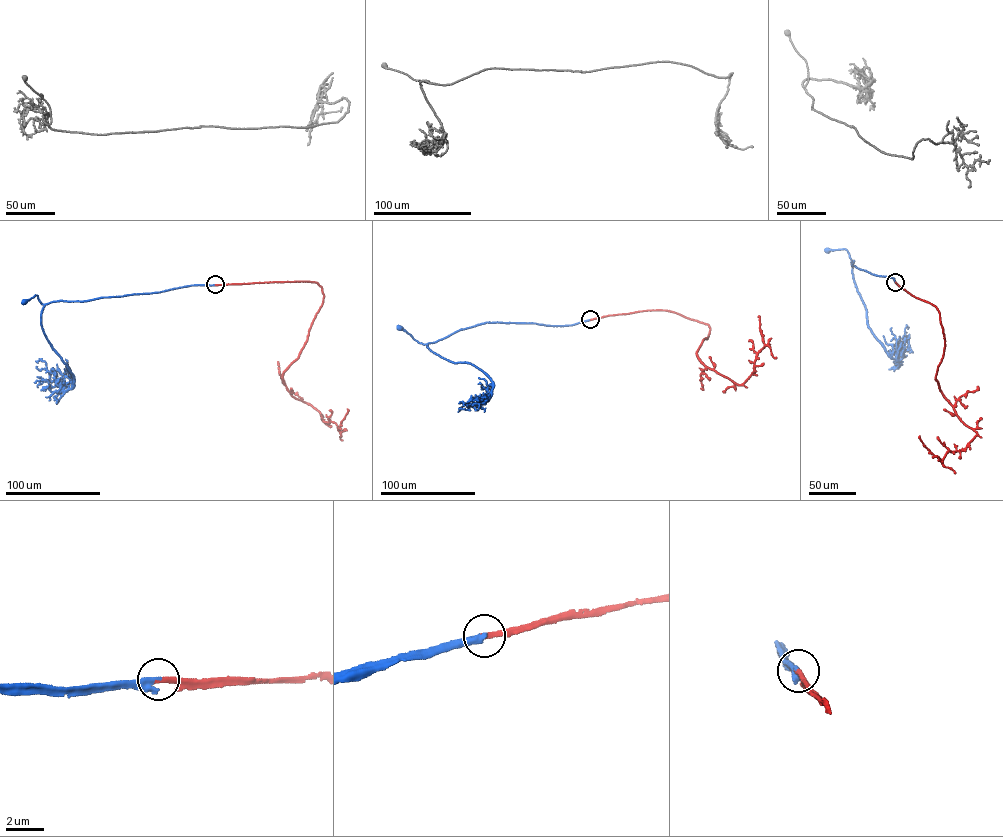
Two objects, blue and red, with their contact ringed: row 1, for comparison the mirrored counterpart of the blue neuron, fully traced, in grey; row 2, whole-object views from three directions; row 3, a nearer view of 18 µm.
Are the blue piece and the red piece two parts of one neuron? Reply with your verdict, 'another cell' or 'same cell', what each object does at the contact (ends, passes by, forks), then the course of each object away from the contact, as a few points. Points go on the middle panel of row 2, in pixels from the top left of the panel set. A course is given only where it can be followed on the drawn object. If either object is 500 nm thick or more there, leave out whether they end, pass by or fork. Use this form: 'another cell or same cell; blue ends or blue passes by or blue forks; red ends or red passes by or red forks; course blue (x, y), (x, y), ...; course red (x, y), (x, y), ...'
same cell; blue ends; red ends; course blue (591, 319), (565, 325), (484, 322), (425, 344), (399, 327); course red (591, 319), (661, 310), (707, 324), (699, 359), (739, 384), (764, 345), (758, 317)

